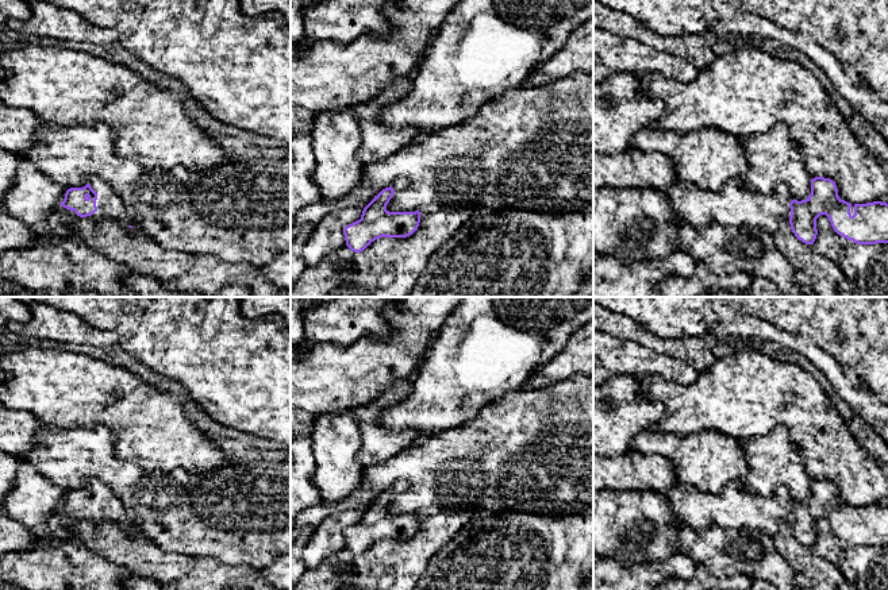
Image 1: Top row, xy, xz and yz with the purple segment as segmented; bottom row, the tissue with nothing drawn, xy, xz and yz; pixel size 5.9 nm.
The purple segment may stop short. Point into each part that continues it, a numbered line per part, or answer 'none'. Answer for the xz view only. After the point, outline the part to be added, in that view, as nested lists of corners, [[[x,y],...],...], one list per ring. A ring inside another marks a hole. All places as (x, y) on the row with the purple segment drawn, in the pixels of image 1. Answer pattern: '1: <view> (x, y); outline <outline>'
1: xz (399, 184); outline [[[399,177],[392,182],[391,186],[393,188],[395,192],[397,192],[397,190],[405,189],[408,185],[410,185],[410,182],[407,178]]]

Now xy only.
1: xy (110, 207); outline [[[91,177],[88,184],[97,193],[96,207],[97,211],[87,216],[92,221],[123,221],[130,223],[130,215],[122,198],[107,185],[104,181],[96,177]]]

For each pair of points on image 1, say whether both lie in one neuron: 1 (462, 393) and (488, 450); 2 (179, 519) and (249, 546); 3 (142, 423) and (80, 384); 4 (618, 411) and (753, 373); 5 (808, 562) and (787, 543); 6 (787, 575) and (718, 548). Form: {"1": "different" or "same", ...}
{"1": "different", "2": "same", "3": "same", "4": "different", "5": "same", "6": "same"}

